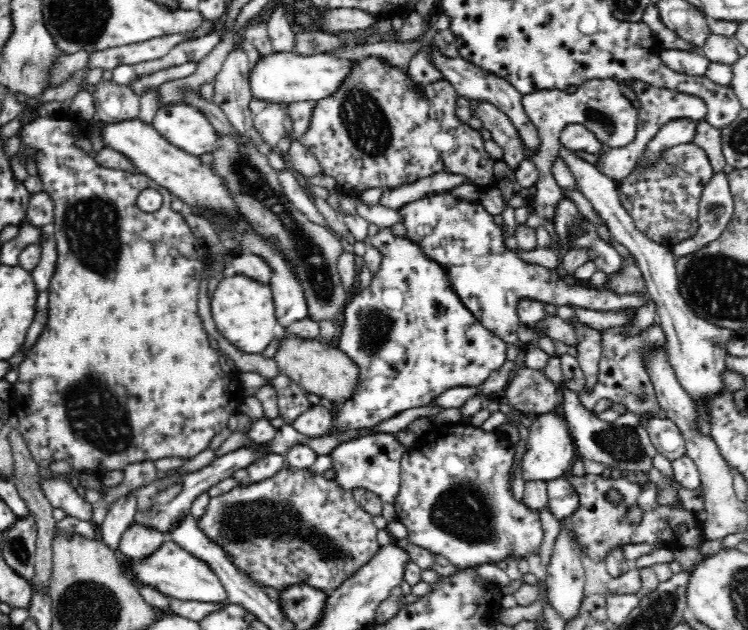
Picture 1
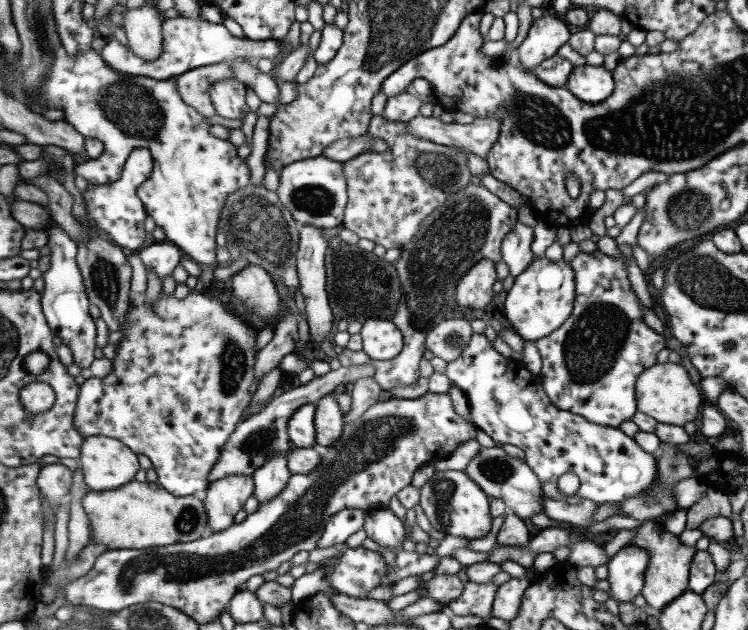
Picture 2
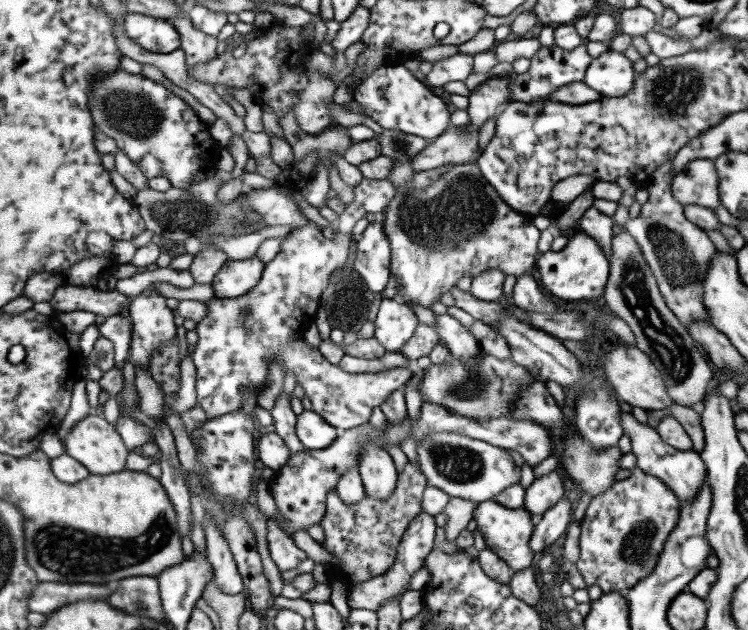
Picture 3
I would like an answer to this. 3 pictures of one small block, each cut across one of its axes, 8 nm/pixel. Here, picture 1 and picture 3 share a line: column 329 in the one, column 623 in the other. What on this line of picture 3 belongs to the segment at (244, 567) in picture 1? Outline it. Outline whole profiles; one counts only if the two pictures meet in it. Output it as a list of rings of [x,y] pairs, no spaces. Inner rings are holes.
[[[637,466],[631,468],[629,472],[631,474],[625,480],[619,480],[599,496],[593,496],[583,518],[579,520],[579,540],[577,540],[579,554],[575,560],[575,568],[583,578],[585,590],[591,586],[597,586],[603,594],[611,594],[611,592],[623,594],[625,590],[633,588],[655,568],[655,560],[661,554],[661,546],[667,540],[669,532],[675,528],[677,514],[679,514],[679,500],[675,492],[671,492],[671,488],[663,484],[663,480],[659,480],[657,476],[645,474]]]

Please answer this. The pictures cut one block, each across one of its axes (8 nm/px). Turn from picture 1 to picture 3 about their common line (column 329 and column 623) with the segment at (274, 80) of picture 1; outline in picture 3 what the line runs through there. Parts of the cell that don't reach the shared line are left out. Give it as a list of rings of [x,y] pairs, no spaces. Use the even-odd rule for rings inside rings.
[[[607,50],[591,60],[583,84],[603,98],[625,98],[633,90],[635,78],[633,64],[623,54]]]

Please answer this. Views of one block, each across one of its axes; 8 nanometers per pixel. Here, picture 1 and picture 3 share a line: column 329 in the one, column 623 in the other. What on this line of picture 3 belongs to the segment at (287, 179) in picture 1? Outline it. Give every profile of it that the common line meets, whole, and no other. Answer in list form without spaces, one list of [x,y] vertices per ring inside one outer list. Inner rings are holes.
[[[669,158],[663,164],[659,164],[659,168],[655,168],[655,172],[649,176],[645,188],[649,192],[649,198],[635,218],[625,220],[623,230],[629,232],[641,246],[641,252],[649,264],[651,274],[655,276],[655,282],[659,286],[667,310],[671,310],[675,318],[679,318],[679,322],[687,326],[695,318],[705,318],[709,322],[709,314],[703,312],[701,304],[703,294],[701,280],[705,276],[711,256],[715,254],[715,244],[705,234],[705,230],[689,222],[687,216],[683,214],[683,206],[675,200],[671,192],[673,178],[675,178],[673,158]]]

